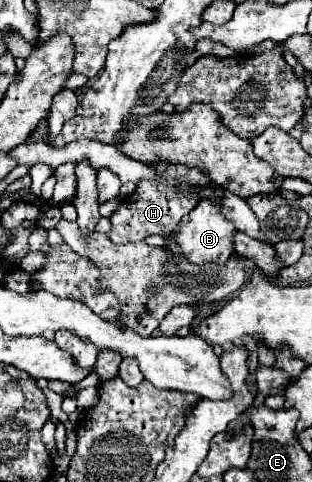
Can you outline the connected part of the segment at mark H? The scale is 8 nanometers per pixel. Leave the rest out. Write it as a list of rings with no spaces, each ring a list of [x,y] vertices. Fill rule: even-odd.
[[[154,162],[152,168],[160,176],[160,180],[140,180],[132,196],[128,196],[110,216],[112,230],[106,234],[116,244],[130,244],[130,242],[144,242],[148,236],[172,236],[178,230],[178,222],[184,214],[188,214],[196,202],[200,202],[198,192],[184,194],[178,190],[180,184],[188,184],[192,188],[206,188],[212,184],[210,176],[200,168],[190,168],[184,164],[170,164],[170,162]]]

